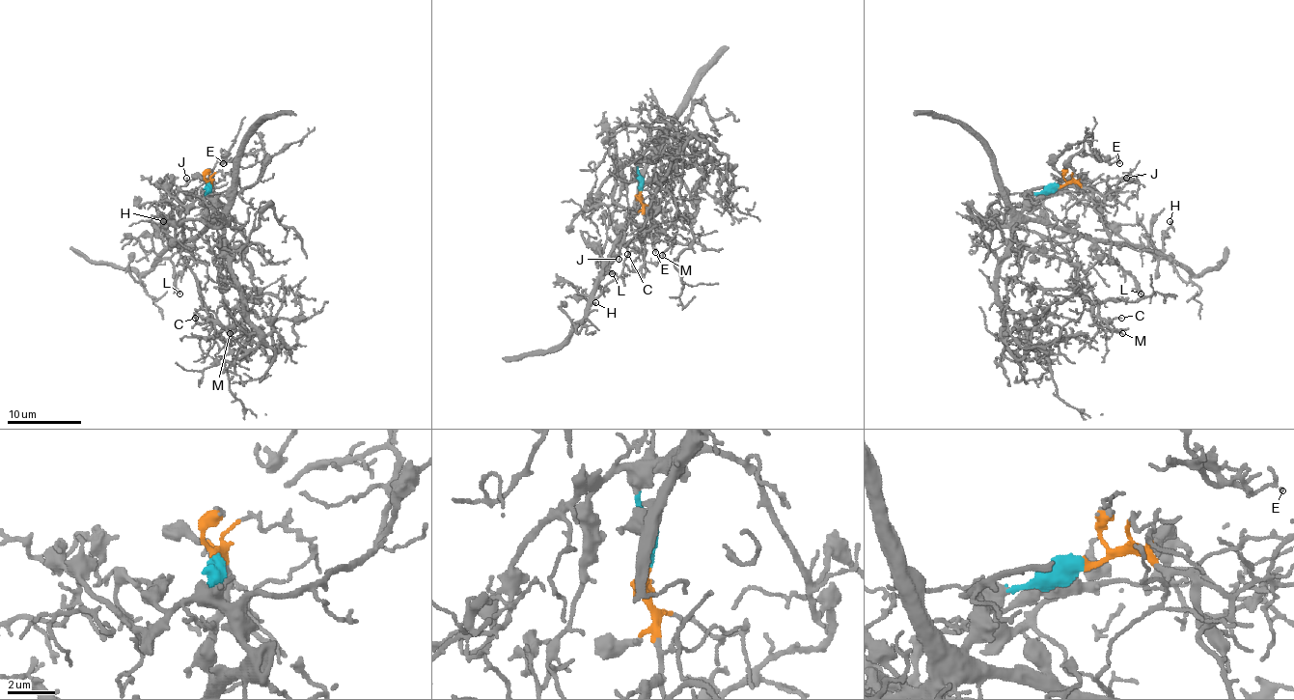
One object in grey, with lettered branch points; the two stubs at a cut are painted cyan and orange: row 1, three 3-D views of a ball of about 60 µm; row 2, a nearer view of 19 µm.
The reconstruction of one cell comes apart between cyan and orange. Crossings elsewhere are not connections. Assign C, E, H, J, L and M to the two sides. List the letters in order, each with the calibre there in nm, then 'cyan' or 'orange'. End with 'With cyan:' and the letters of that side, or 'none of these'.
C: calibre 130 nm; cyan
E: calibre 150 nm; cyan
H: calibre 120 nm; cyan
J: calibre 110 nm; cyan
L: calibre 180 nm; cyan
M: calibre 160 nm; cyan
With cyan: C, E, H, J, L, M

